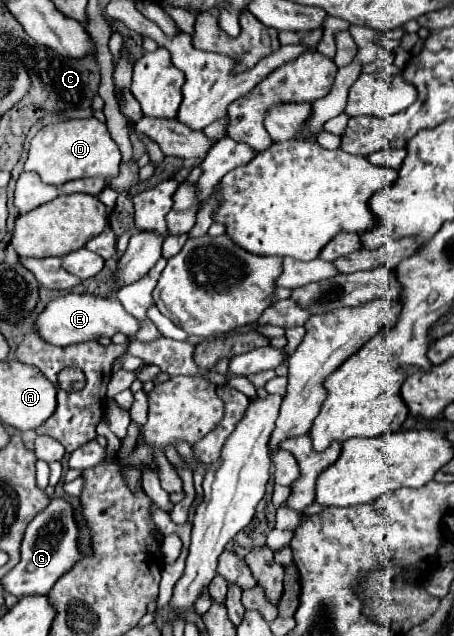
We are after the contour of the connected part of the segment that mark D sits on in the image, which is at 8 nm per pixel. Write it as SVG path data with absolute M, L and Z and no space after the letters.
M98 118L88 120L66 120L52 126L44 126L30 142L28 158L24 164L26 172L36 172L42 182L52 186L62 186L70 180L106 176L112 178L118 174L120 150L108 134L106 124Z

